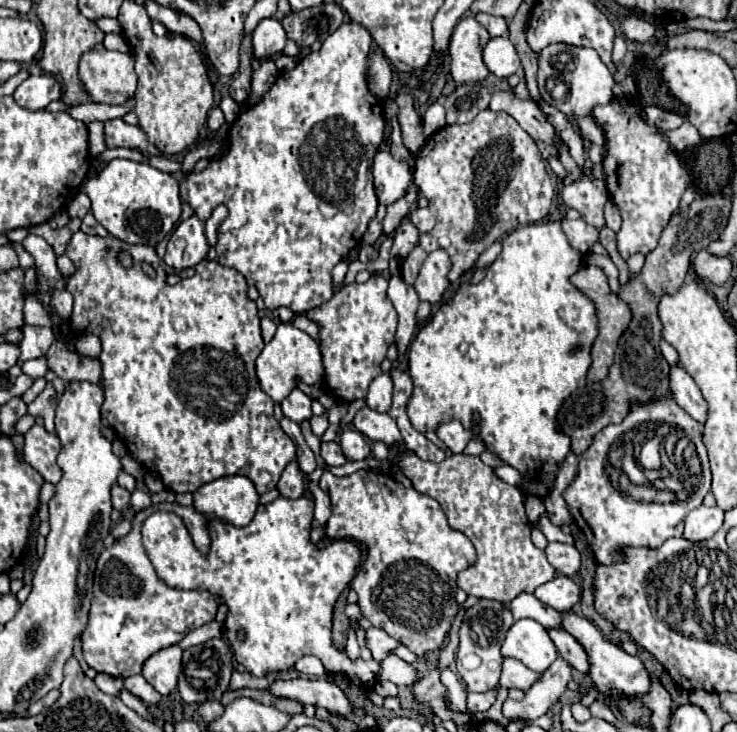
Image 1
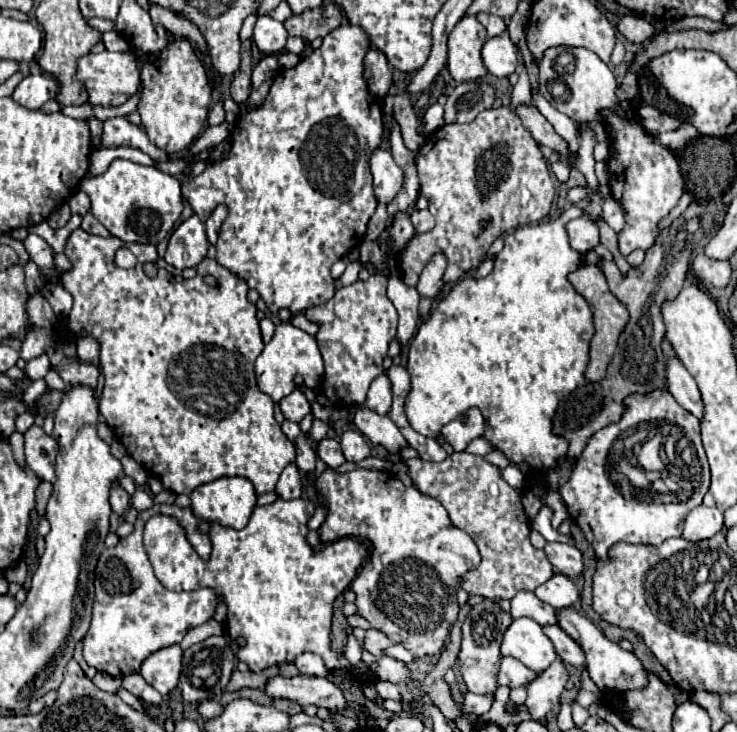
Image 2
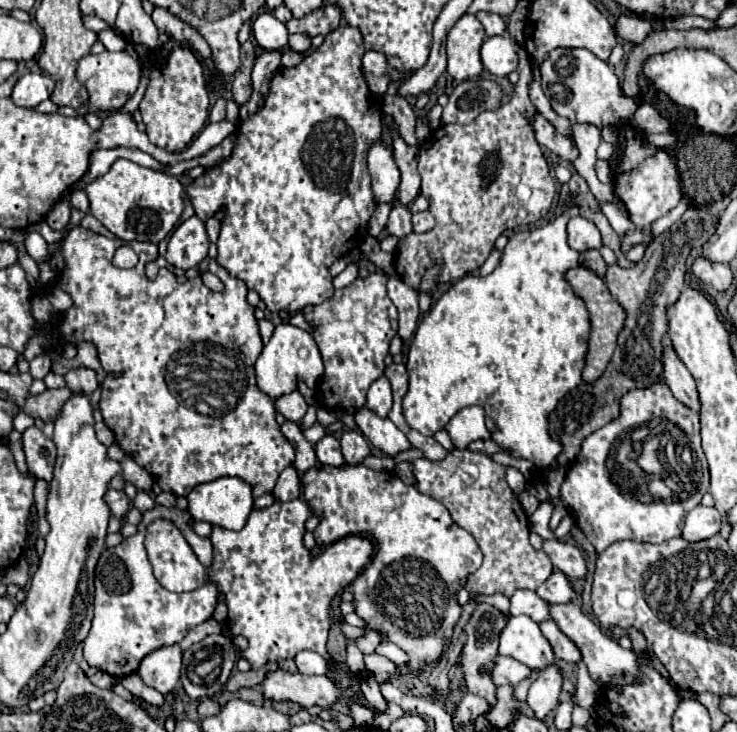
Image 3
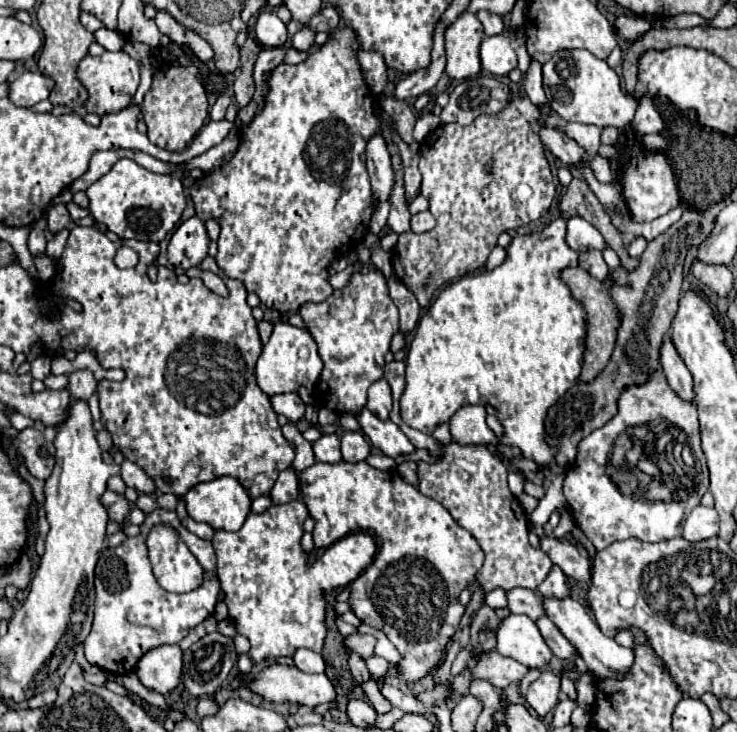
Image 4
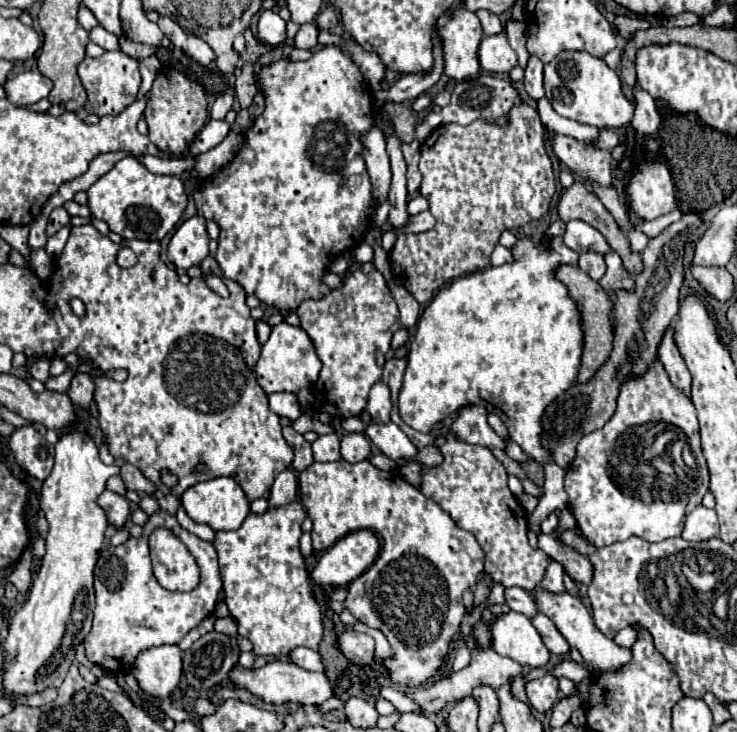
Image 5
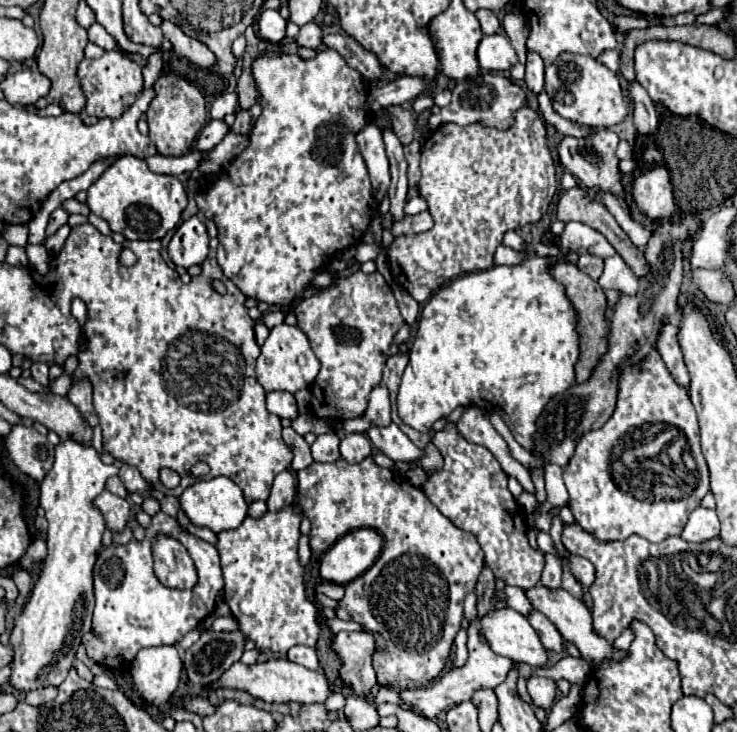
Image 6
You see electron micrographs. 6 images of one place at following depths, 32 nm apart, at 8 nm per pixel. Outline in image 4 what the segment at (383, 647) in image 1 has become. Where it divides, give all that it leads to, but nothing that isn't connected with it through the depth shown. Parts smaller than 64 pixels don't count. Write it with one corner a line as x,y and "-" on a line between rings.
350,634
350,636
344,636
342,642
344,642
346,652
358,652
362,656
362,660
366,660
374,654
376,638
368,636
368,634

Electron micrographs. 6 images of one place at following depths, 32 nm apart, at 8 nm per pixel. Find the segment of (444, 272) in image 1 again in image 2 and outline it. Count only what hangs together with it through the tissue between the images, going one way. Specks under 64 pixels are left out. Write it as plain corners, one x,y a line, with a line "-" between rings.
436,254
426,264
426,268
424,268
424,272
422,272
420,280
418,280
418,286
416,286
418,294
426,296
426,298
434,298
440,292
442,284
444,284
444,280
442,280
444,270
446,270
446,258
442,254

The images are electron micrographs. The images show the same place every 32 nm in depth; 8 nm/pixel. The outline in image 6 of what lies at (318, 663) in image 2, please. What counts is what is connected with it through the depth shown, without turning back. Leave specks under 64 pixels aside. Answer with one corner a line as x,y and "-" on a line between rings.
292,646
288,650
288,660
290,662
296,662
300,666
306,666
310,670
318,670
320,664
318,664
318,656
316,656
316,650
314,648
308,648
308,646

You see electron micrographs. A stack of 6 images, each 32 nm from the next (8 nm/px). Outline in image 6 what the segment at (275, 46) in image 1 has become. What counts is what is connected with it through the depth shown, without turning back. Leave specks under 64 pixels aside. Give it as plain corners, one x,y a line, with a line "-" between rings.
264,10
258,22
258,32
264,40
278,44
286,36
286,20
278,14
278,10

